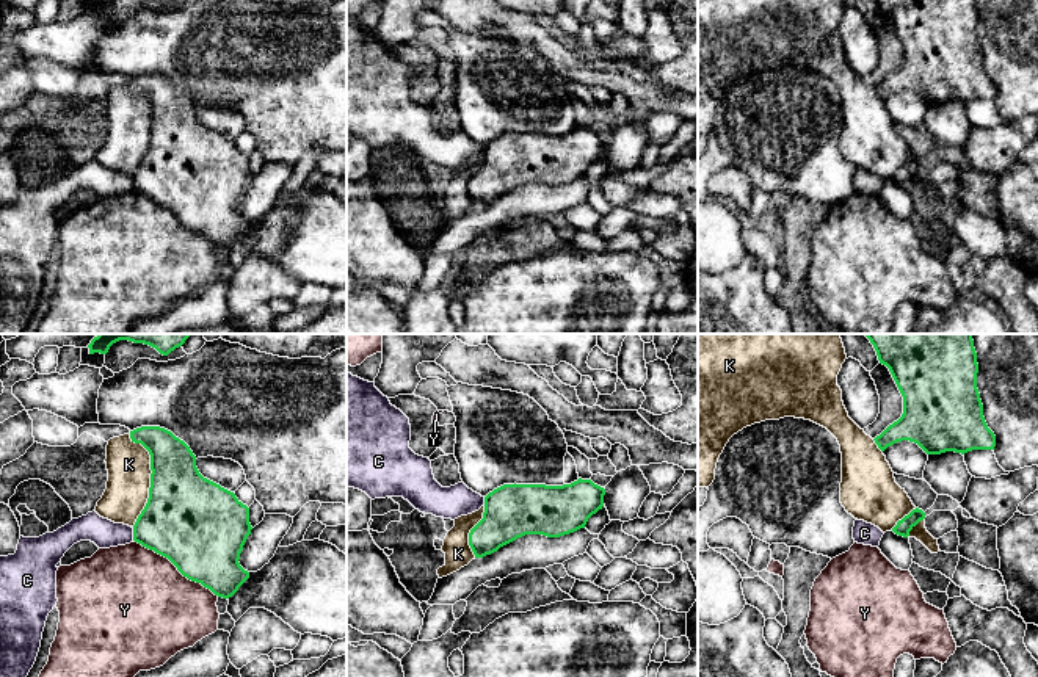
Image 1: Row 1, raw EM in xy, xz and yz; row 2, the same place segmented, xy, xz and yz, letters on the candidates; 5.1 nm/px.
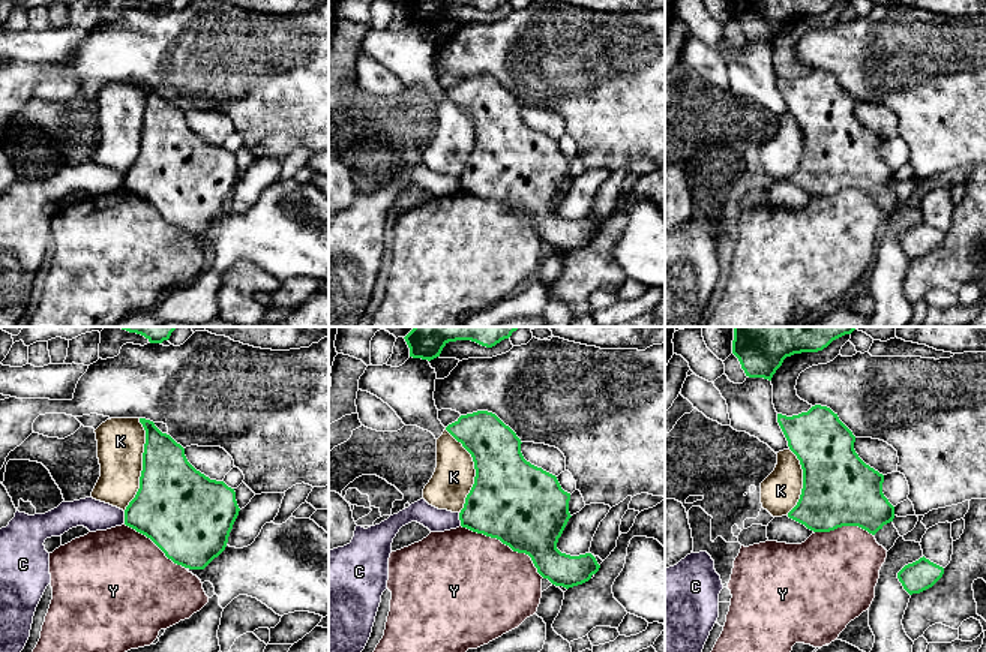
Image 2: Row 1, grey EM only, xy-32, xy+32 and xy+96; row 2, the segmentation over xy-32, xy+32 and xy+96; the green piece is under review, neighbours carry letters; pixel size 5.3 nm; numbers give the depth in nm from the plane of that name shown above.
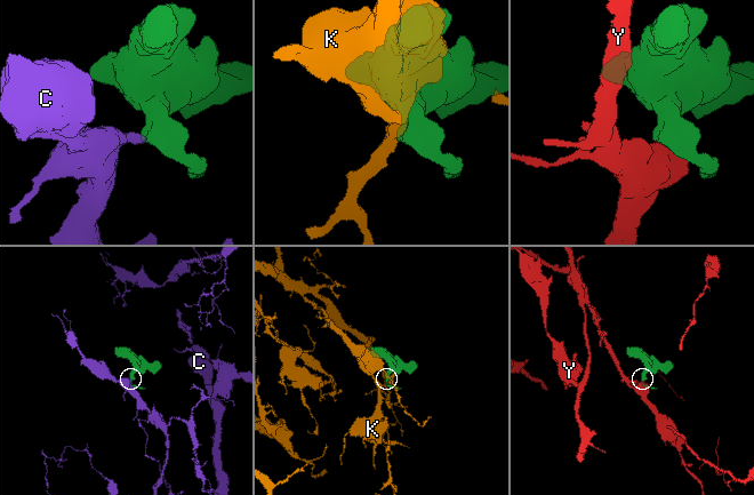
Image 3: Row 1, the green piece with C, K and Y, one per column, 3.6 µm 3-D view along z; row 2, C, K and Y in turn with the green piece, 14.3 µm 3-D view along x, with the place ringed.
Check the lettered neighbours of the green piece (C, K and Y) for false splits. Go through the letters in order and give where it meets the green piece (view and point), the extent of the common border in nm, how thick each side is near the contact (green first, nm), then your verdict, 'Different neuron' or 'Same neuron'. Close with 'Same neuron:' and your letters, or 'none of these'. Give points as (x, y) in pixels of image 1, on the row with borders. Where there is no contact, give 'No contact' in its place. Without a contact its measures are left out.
C: Touches green at xy (134, 535). Shared border 60 nm. Thickness 400 nm (green) against 150 nm. Different neuron
K: Touches green at xy (151, 480). Shared border 480 nm. Thickness 420 nm (green) against 220 nm. Different neuron
Y: Touches green at xy (176, 566). Shared border 550 nm. Thickness 460 nm (green) against 500 nm. Different neuron
Same neuron: none of these

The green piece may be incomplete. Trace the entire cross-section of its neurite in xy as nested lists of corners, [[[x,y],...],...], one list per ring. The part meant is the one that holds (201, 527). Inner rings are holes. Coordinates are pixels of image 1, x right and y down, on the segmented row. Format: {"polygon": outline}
{"polygon": [[[141,426],[130,439],[151,454],[149,498],[133,525],[133,541],[168,558],[191,581],[229,599],[249,578],[238,559],[251,534],[249,508],[234,492],[204,478],[190,447],[160,426]]]}

